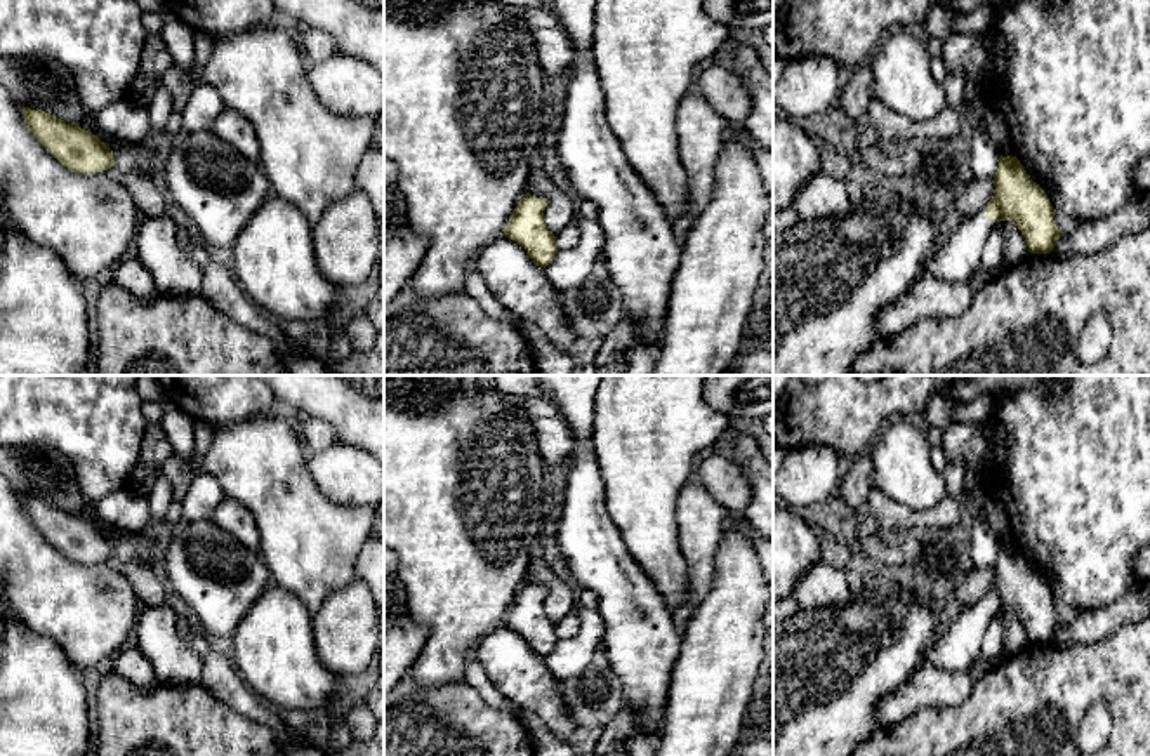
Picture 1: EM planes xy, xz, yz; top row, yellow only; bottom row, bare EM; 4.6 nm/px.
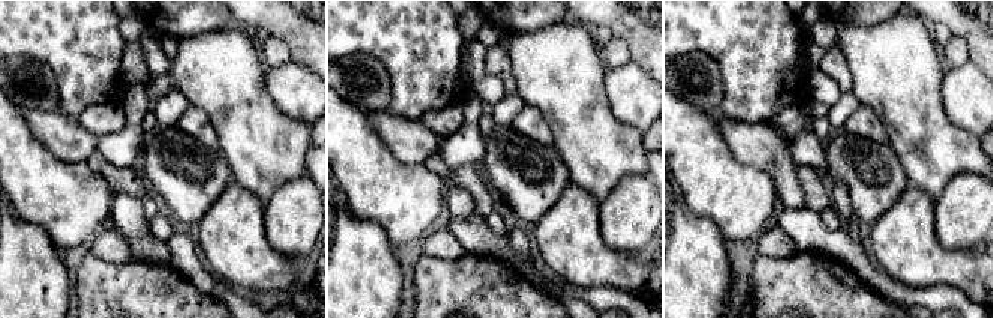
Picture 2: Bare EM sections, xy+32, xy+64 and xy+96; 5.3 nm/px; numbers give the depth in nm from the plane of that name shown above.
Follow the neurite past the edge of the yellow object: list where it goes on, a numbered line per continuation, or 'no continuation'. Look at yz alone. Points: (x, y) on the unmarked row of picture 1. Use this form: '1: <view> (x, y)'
1: yz (956, 649)

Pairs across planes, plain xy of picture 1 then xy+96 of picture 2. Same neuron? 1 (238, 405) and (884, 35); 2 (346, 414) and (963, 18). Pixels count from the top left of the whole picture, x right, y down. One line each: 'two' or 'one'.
1: two
2: one

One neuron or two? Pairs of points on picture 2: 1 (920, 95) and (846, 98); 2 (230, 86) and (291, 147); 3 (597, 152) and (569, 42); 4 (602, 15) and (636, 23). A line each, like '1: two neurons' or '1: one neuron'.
1: two neurons
2: one neuron
3: one neuron
4: one neuron

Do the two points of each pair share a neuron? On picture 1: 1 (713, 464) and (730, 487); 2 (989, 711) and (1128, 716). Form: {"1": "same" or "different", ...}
{"1": "same", "2": "same"}

